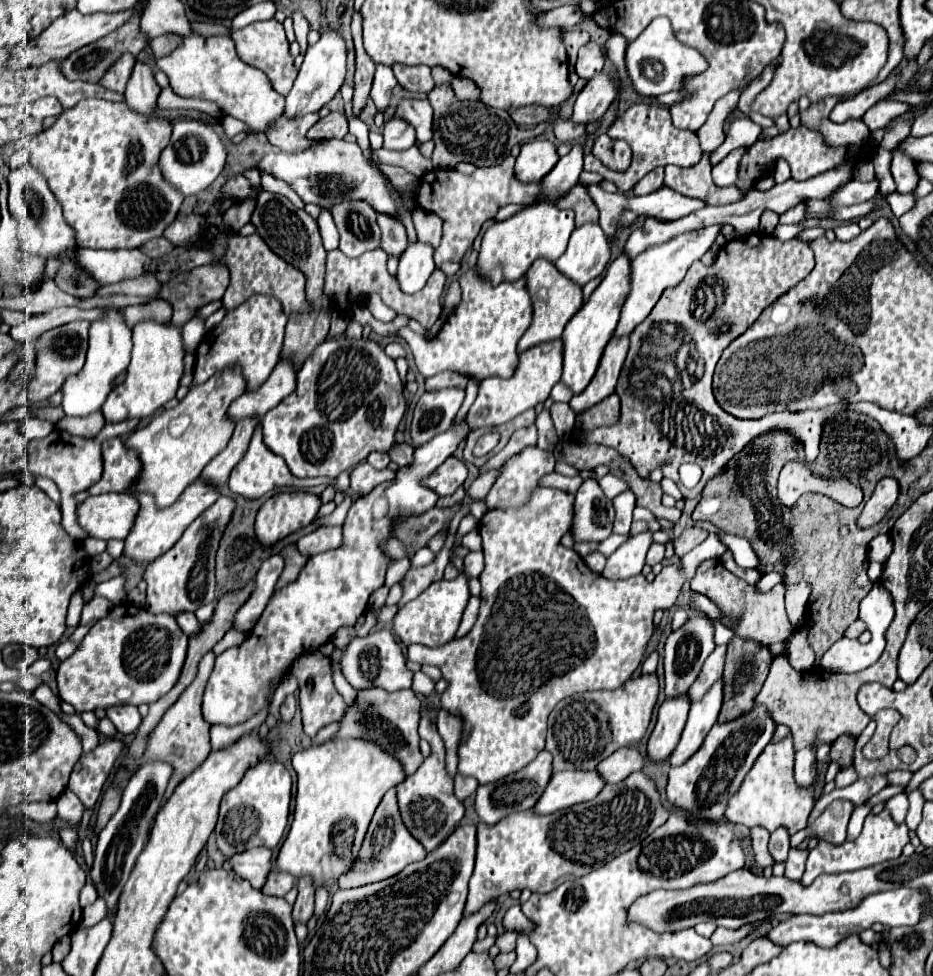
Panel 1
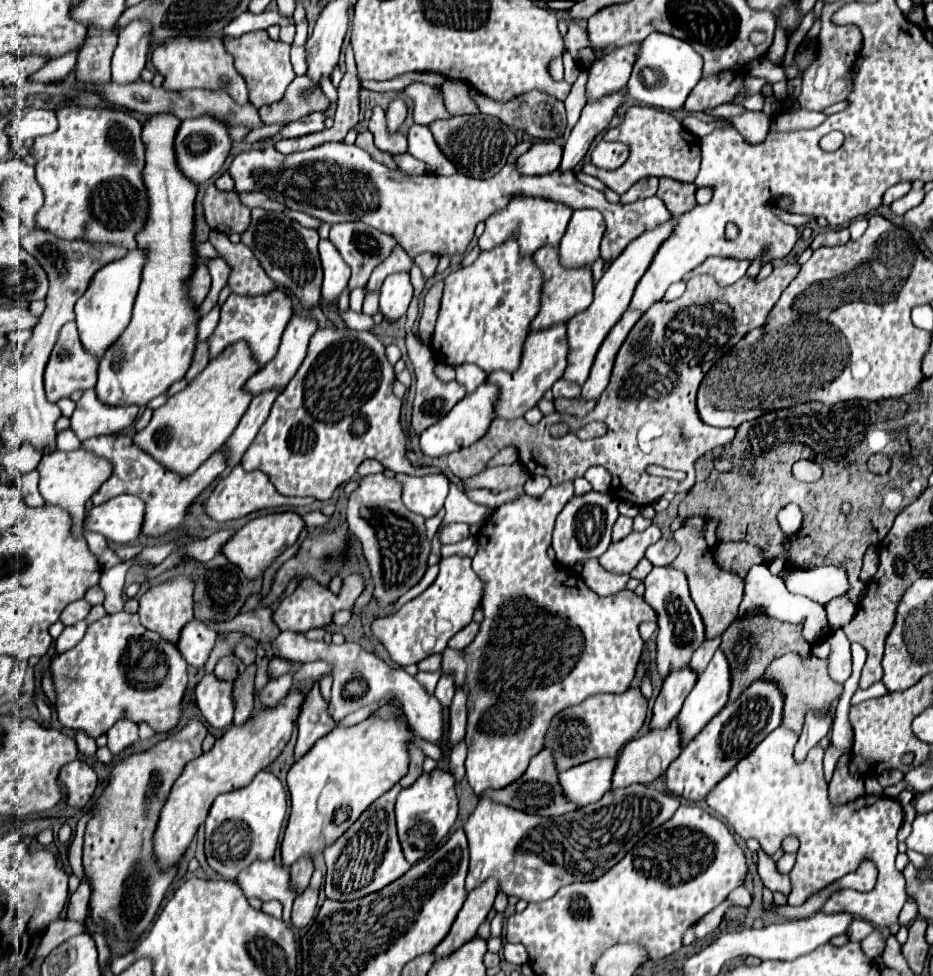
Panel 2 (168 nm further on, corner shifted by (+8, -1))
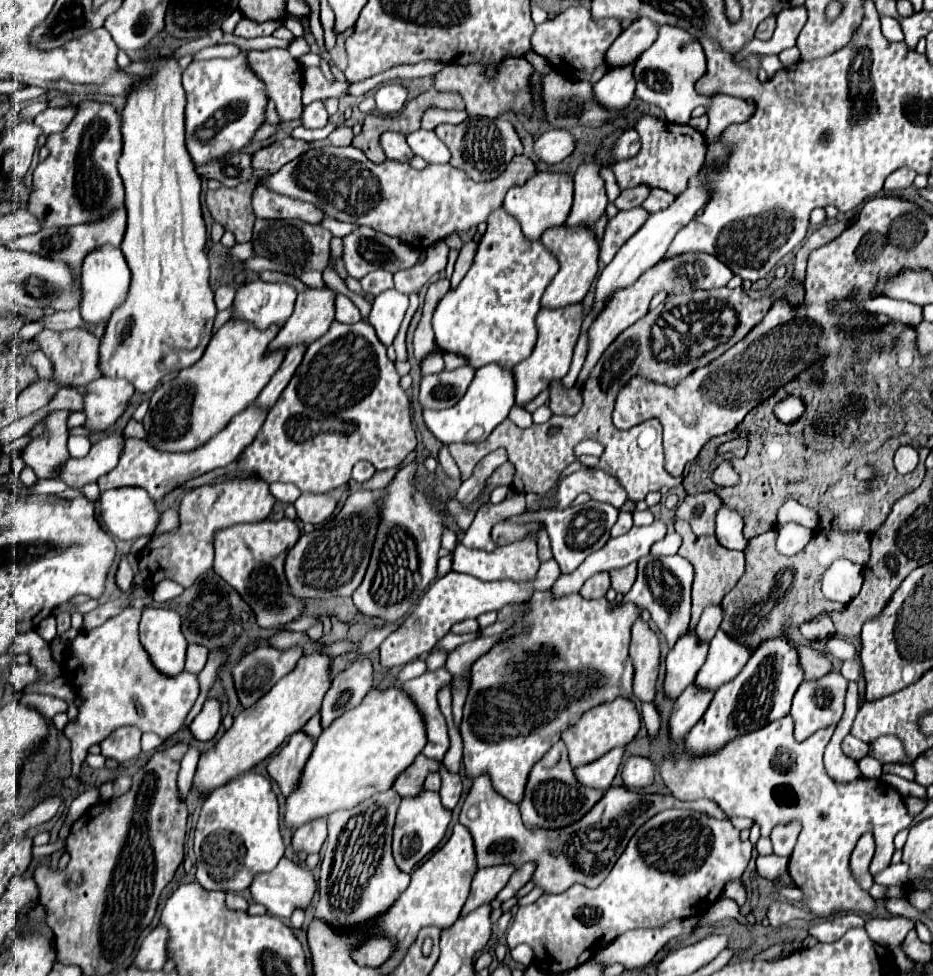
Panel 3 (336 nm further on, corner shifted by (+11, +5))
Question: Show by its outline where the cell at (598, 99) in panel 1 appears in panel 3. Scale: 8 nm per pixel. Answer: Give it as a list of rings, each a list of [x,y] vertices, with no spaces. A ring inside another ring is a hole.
[[[639,18],[631,26],[627,26],[617,40],[611,44],[611,48],[605,54],[605,62],[615,68],[615,66],[625,66],[637,60],[649,44],[657,38],[657,24],[653,24],[649,18]]]

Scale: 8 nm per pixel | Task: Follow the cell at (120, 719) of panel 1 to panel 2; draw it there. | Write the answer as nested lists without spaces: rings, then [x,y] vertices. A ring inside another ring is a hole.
[[[116,722],[112,730],[108,730],[108,748],[112,754],[122,754],[126,748],[134,746],[140,742],[138,738],[138,726],[134,722]]]

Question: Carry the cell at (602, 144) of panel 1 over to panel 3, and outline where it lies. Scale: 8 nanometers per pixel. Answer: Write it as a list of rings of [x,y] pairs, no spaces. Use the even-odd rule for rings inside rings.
[[[627,128],[613,144],[611,148],[611,156],[615,160],[625,160],[625,158],[631,158],[639,152],[641,148],[641,142],[639,142],[639,134],[633,130],[633,128]]]

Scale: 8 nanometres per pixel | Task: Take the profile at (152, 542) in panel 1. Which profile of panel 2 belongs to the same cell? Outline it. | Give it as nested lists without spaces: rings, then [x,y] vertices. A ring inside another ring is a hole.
[[[120,434],[120,436],[96,436],[90,438],[86,442],[82,442],[82,448],[88,452],[94,452],[98,456],[104,456],[106,460],[110,460],[114,464],[114,472],[112,476],[102,484],[104,486],[104,498],[102,498],[102,486],[100,490],[92,496],[94,506],[120,496],[120,494],[136,494],[140,498],[144,498],[146,502],[146,522],[144,522],[144,530],[142,534],[148,536],[162,536],[168,530],[180,526],[186,518],[186,510],[192,504],[192,500],[212,482],[216,480],[224,470],[226,470],[226,458],[222,454],[222,450],[214,452],[196,472],[188,474],[188,476],[180,476],[174,474],[172,470],[166,470],[160,462],[156,462],[150,454],[146,454],[142,448],[138,448],[130,436]]]

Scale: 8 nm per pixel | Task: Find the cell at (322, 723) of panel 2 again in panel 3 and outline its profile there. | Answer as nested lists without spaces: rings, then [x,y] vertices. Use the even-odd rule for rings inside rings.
[[[299,730],[289,738],[287,746],[283,746],[281,752],[269,760],[267,772],[279,784],[283,796],[287,796],[297,784],[299,774],[307,758],[311,756],[311,750],[313,750],[313,738],[303,730]]]

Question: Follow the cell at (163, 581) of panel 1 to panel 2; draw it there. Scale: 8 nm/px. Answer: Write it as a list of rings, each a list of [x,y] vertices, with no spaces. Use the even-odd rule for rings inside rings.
[[[180,576],[180,578],[172,580],[172,582],[166,582],[166,584],[150,588],[142,596],[142,600],[140,600],[138,616],[140,616],[142,626],[148,628],[148,630],[152,630],[152,632],[158,632],[162,640],[166,640],[166,642],[170,642],[170,644],[176,646],[182,628],[194,618],[194,612],[192,612],[192,608],[194,608],[192,590],[194,590],[194,584],[186,576]]]

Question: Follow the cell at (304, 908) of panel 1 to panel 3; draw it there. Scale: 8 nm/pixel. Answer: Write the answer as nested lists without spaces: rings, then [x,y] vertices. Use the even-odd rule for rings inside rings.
[[[319,818],[319,820],[303,824],[293,834],[291,844],[293,844],[293,850],[297,856],[307,856],[307,854],[321,850],[325,838],[327,838],[327,824],[325,824],[325,818]]]

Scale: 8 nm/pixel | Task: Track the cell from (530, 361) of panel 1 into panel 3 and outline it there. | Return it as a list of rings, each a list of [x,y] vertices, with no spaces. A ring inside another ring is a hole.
[[[573,304],[573,306],[557,308],[557,310],[541,310],[537,314],[539,336],[537,336],[537,344],[533,348],[533,354],[513,368],[515,404],[517,406],[529,404],[553,380],[561,380],[569,372],[573,348],[575,348],[575,342],[581,334],[581,320],[583,320],[583,306],[581,304]]]

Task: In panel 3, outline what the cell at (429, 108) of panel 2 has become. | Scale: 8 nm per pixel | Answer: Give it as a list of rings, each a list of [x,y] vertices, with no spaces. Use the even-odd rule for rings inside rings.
[[[427,108],[421,118],[421,128],[433,130],[437,124],[461,124],[467,118],[467,112],[459,110],[443,110],[443,108]]]

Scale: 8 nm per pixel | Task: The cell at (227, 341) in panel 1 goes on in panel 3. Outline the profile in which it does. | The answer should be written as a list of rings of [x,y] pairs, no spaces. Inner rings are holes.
[[[255,280],[237,288],[231,320],[251,322],[259,330],[285,324],[293,312],[297,292],[289,284]]]

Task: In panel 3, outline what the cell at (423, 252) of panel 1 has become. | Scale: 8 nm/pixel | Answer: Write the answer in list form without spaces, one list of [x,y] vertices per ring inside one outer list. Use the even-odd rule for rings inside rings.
[[[395,288],[383,290],[375,300],[373,300],[373,310],[369,314],[369,322],[373,324],[379,340],[389,346],[399,330],[399,324],[403,320],[403,314],[407,310],[407,296],[401,296]]]

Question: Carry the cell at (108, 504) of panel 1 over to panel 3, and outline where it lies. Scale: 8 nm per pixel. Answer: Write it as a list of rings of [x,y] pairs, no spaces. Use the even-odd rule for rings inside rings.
[[[115,488],[101,494],[101,520],[119,540],[151,536],[159,512],[143,488]]]

